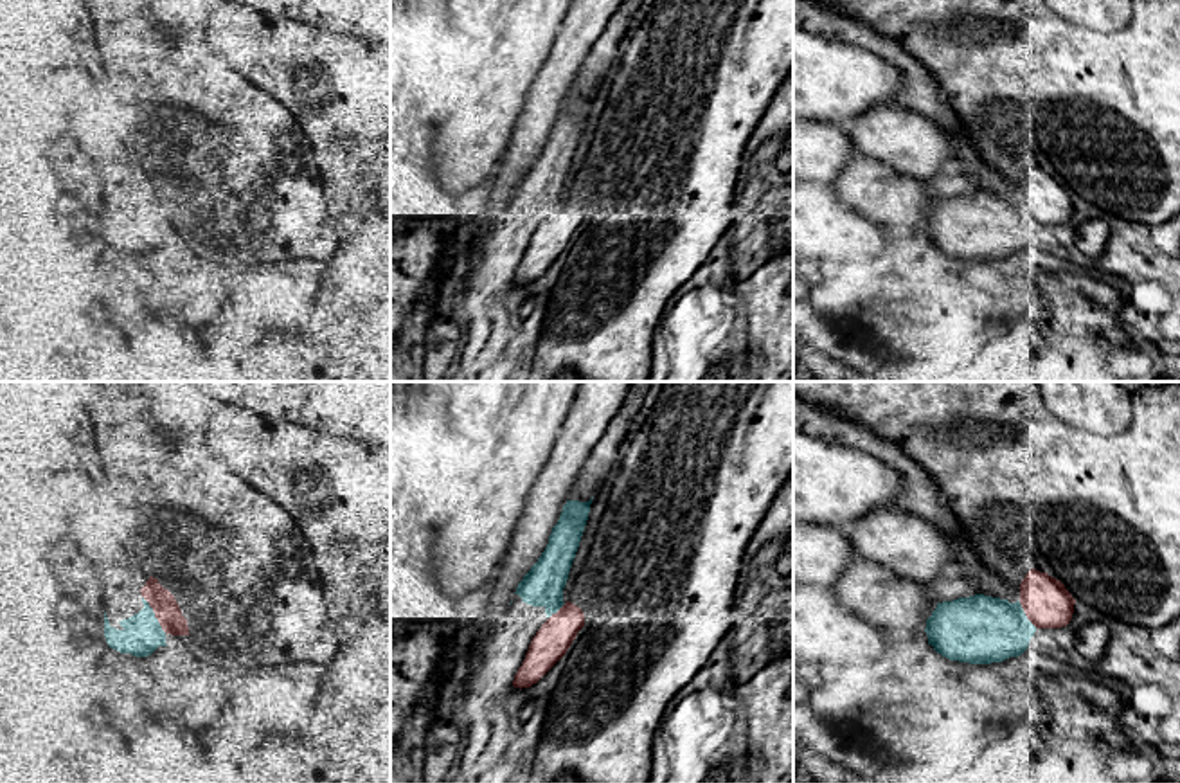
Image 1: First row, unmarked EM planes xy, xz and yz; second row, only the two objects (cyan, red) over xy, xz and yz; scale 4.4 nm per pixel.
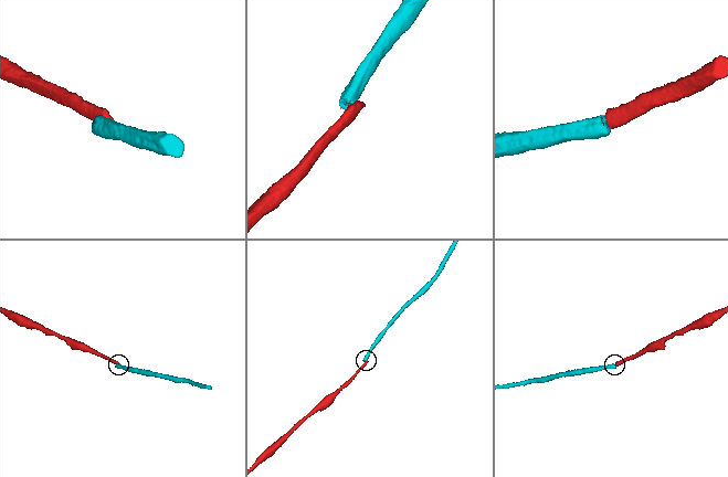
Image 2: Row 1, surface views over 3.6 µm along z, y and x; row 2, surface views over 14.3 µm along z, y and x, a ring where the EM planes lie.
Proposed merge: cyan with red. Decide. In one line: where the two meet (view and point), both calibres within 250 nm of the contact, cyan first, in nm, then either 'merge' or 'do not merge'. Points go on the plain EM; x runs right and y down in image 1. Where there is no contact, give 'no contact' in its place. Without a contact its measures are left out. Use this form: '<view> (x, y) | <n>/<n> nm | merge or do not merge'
xy (153, 211) | 180/120 nm | merge

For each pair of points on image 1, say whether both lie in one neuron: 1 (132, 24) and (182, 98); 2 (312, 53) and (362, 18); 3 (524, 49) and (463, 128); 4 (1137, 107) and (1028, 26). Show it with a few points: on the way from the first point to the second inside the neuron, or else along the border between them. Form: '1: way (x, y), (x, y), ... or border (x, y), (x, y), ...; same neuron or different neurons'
1: way (150, 42), (173, 65), (180, 80); same neuron
2: border (303, 20), (349, 31), (369, 47); different neurons
3: way (515, 69), (508, 85), (482, 110); same neuron
4: way (1110, 105), (1054, 53); same neuron

